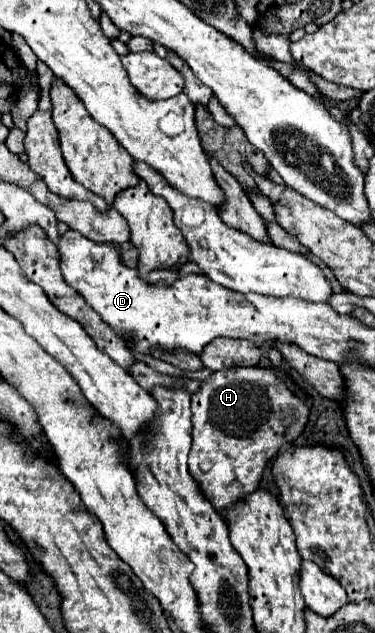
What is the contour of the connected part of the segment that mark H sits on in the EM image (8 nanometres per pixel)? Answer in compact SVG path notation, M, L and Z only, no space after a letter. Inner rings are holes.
M226 368L200 384L192 396L194 432L188 472L218 514L258 488L268 460L304 432L308 416L310 408L276 378L272 368ZM204 460L212 462L212 470L206 474L198 468Z

